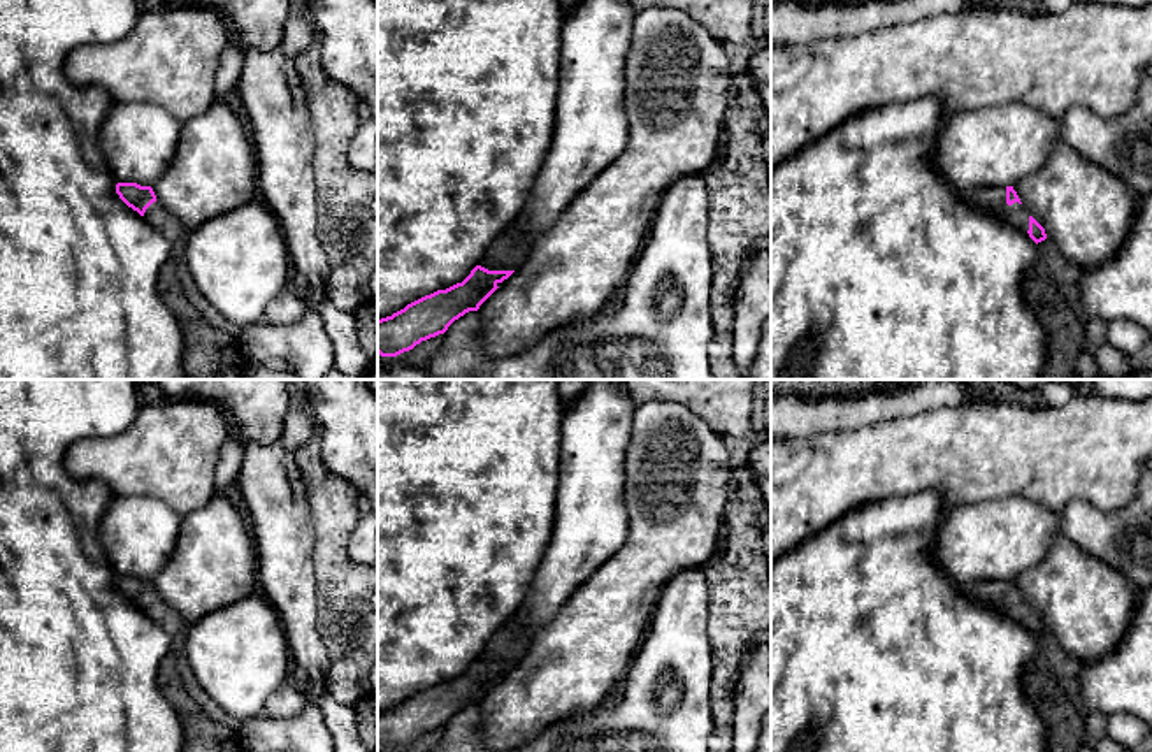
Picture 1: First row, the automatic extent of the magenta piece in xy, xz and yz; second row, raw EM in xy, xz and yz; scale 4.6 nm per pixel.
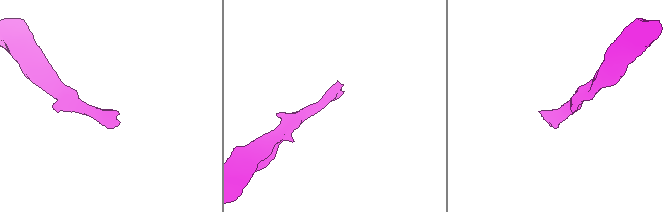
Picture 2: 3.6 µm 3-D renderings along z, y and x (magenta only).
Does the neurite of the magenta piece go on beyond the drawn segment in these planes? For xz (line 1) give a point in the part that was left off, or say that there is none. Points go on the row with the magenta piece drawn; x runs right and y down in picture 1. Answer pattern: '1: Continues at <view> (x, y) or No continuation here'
1: No continuation here

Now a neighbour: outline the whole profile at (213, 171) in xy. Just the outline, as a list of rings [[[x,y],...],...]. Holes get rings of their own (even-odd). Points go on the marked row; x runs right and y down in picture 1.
[[[235,35],[220,56],[212,105],[181,125],[174,158],[151,186],[158,204],[186,232],[258,199],[256,153],[249,130],[227,104],[237,86],[244,53]]]

